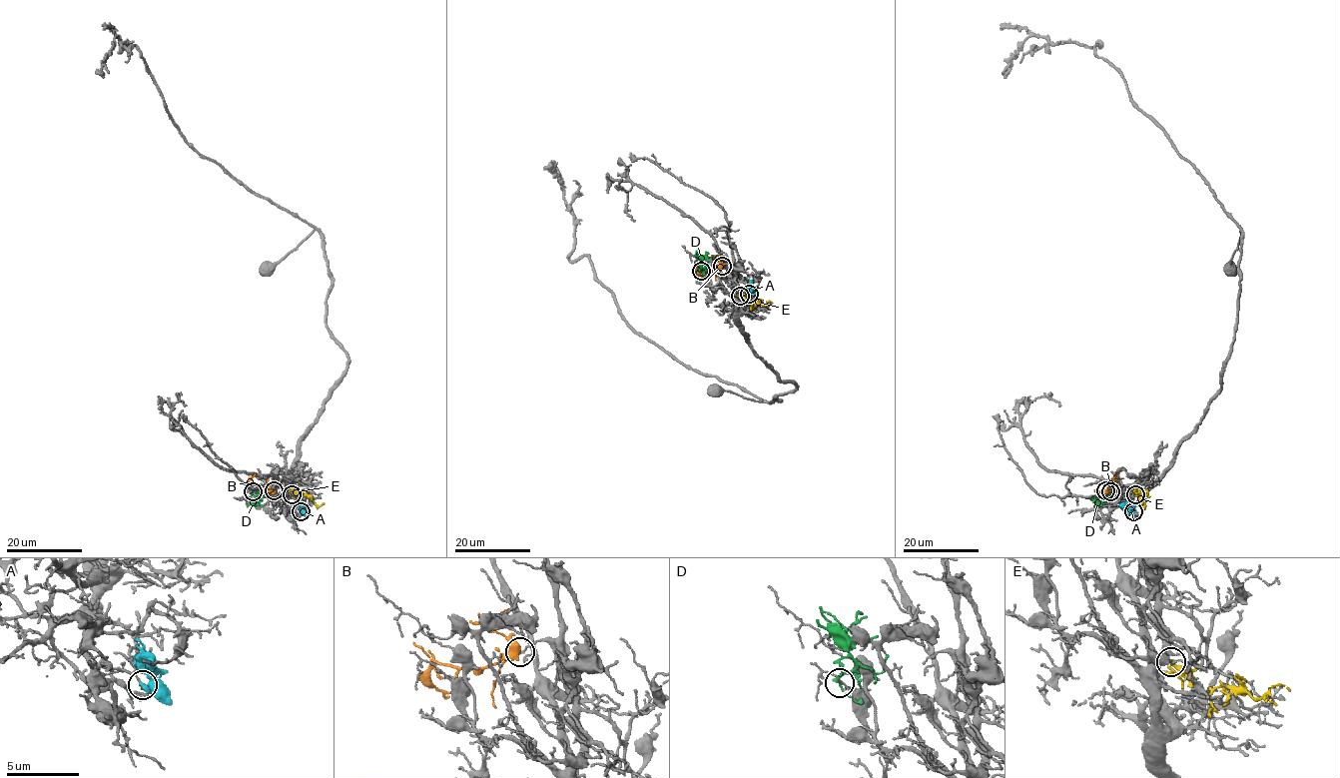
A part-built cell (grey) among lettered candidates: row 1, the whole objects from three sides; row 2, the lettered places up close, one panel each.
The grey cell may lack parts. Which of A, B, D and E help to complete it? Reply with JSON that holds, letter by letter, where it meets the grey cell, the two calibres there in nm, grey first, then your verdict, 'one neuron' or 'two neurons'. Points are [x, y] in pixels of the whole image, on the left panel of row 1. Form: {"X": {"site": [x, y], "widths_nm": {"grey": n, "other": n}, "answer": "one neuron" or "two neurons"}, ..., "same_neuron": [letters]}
{"A": {"site": [301, 511], "widths_nm": {"grey": 110, "other": 380}, "answer": "two neurons"}, "B": {"site": [274, 490], "widths_nm": {"grey": 70, "other": 440}, "answer": "two neurons"}, "D": {"site": [253, 491], "widths_nm": {"grey": 90, "other": 140}, "answer": "two neurons"}, "E": {"site": [292, 494], "widths_nm": {"grey": 300, "other": 200}, "answer": "one neuron"}, "same_neuron": ["E"]}

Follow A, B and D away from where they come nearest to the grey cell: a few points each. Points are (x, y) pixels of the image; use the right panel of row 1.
A: (1132, 511), (1129, 510), (1127, 499)
B: (1105, 490), (1109, 490), (1108, 483), (1117, 472)
D: (1110, 491), (1105, 500), (1092, 498), (1095, 495)

